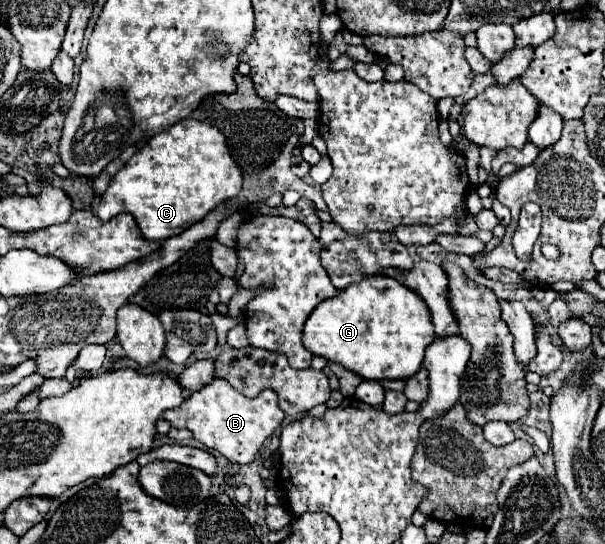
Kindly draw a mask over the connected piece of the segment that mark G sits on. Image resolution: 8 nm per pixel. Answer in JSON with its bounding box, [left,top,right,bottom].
[302,276,434,380]

